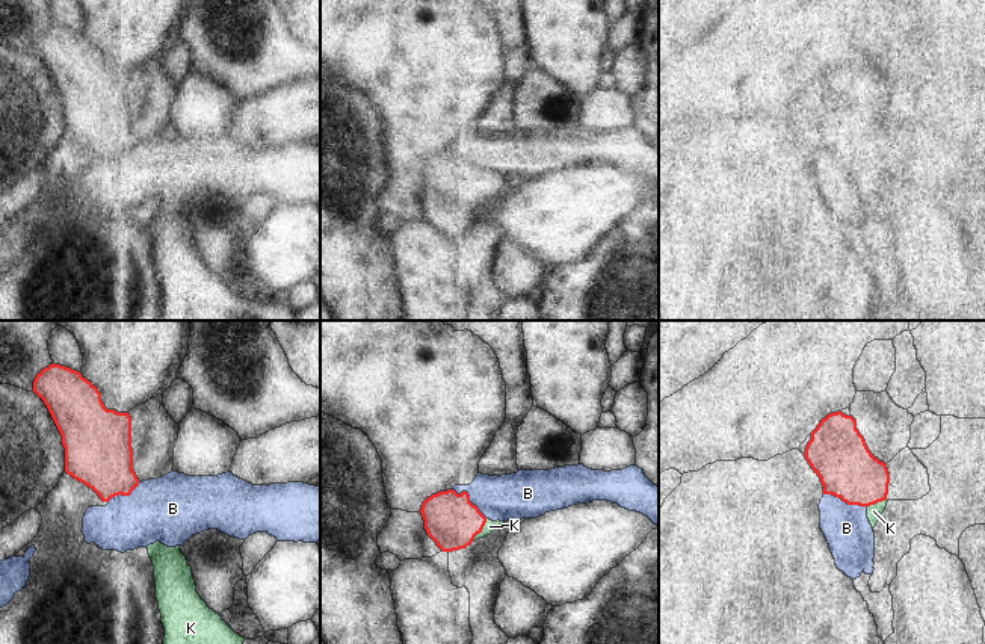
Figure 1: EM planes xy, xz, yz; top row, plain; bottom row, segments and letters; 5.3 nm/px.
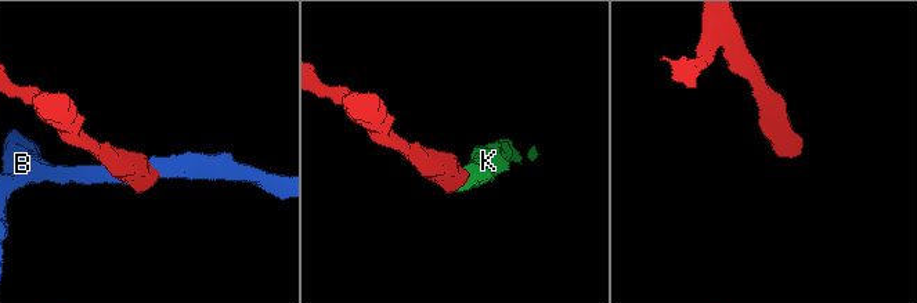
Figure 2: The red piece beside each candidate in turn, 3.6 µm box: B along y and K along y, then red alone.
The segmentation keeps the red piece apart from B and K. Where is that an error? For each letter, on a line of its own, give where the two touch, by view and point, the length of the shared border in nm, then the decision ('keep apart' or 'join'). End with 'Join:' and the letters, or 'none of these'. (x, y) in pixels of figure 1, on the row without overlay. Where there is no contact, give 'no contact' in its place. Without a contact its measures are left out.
B: contact yz (845, 162); length 240 nm; keep apart
K: contact xz (482, 189); length 150 nm; join
Join: K

